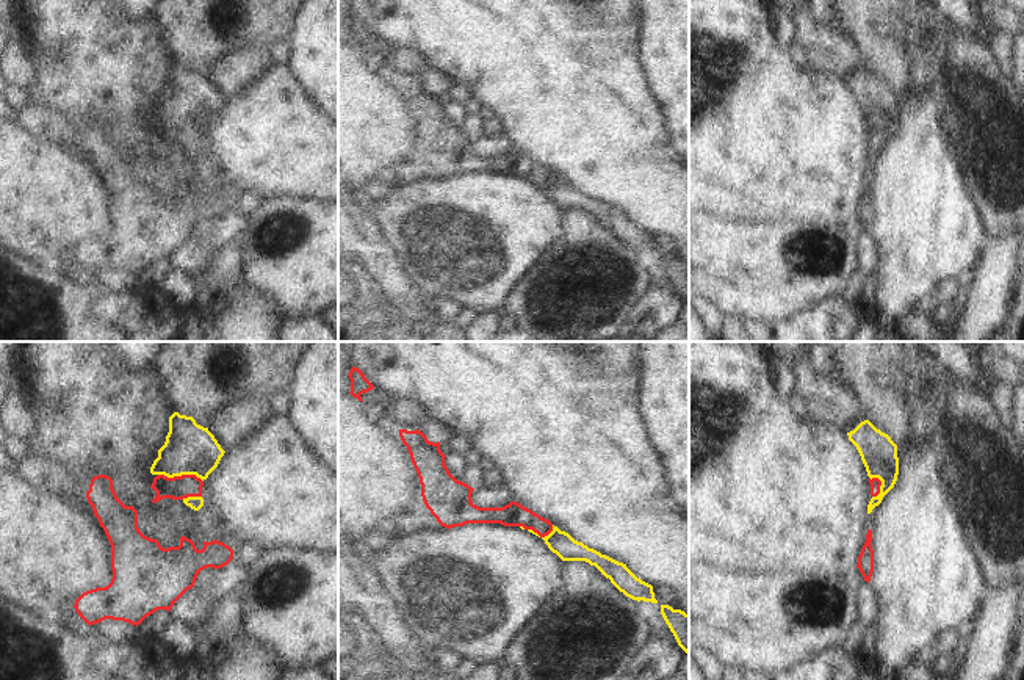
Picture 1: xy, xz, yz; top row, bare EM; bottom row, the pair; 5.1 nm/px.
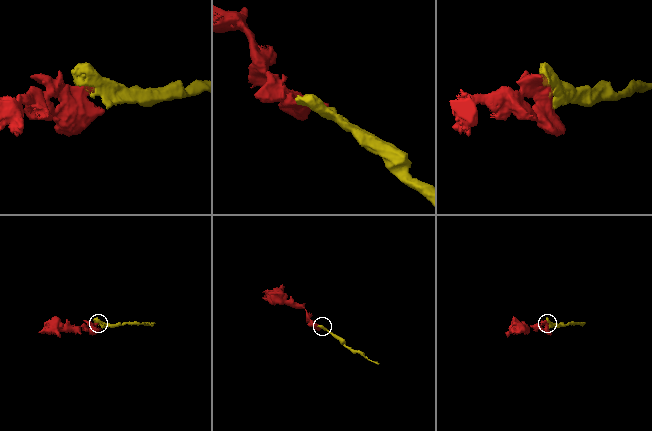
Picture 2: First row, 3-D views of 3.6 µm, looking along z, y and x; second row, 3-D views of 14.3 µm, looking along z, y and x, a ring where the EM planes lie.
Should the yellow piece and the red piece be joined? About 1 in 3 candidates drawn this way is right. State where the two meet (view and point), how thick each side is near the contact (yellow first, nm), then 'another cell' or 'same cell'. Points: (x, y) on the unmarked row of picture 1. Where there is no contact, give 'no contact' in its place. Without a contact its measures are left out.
xy (180, 124) | 260/120 nm | same cell

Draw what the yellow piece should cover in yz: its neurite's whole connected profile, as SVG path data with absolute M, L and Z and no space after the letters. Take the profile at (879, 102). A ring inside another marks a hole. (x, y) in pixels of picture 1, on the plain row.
M869 69L861 71L847 85L856 96L869 125L872 147L867 154L867 163L871 163L897 130L897 94Z

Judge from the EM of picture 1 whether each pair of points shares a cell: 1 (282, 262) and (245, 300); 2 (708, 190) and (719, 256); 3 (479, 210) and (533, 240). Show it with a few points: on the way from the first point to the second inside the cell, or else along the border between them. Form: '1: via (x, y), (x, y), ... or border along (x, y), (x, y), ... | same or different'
1: border along (241, 282), (266, 295), (274, 303), (279, 315) | different
2: border along (705, 212), (749, 223) | different
3: via (492, 223), (495, 226), (520, 227) | same

